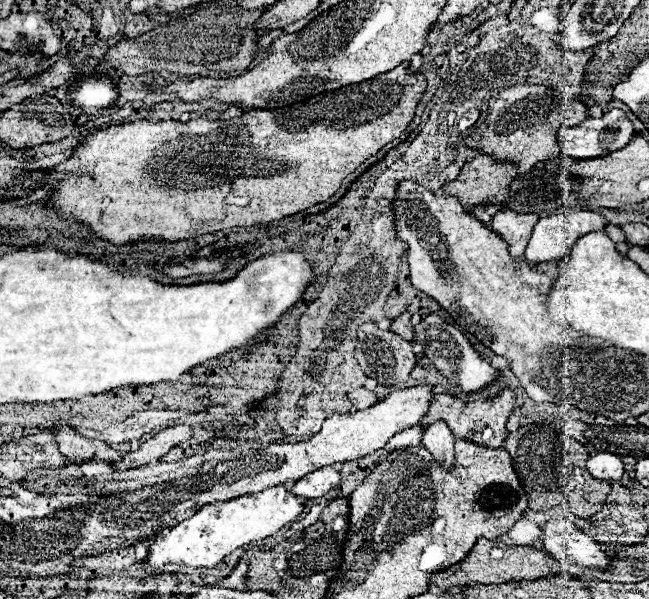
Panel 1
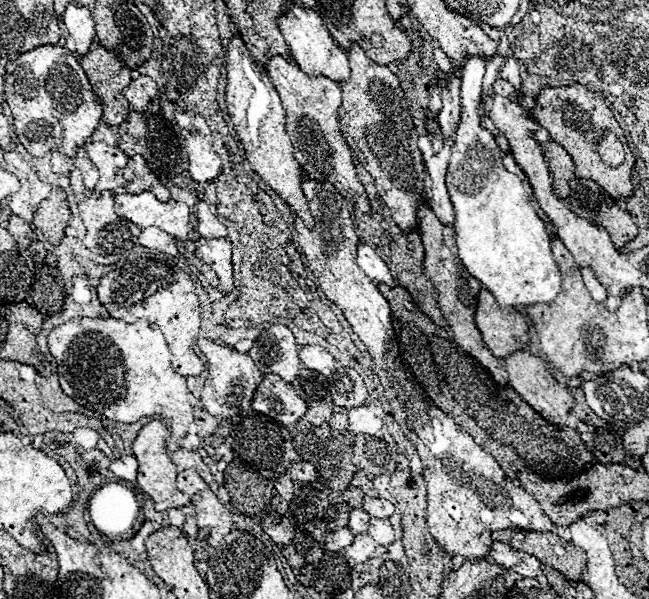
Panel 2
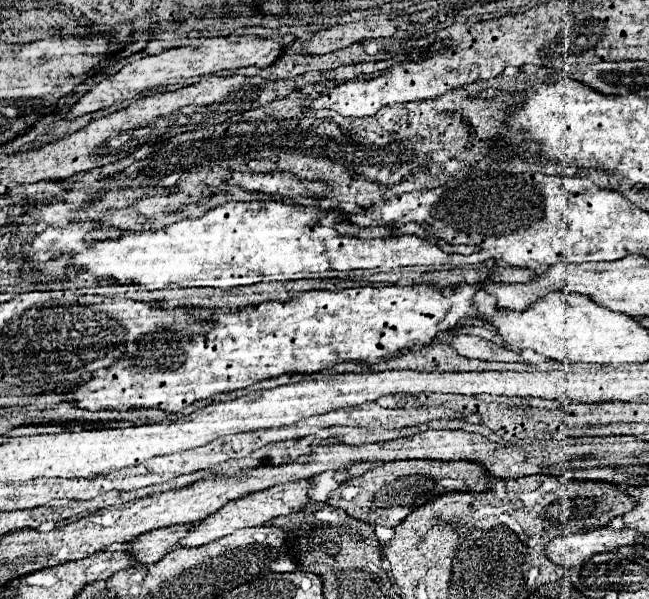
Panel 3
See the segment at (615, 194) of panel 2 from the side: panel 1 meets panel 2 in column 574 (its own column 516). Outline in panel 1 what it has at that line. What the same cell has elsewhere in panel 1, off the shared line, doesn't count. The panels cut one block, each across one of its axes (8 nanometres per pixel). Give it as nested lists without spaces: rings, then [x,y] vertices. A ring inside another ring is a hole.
[[[518,84],[500,90],[490,98],[488,110],[480,116],[480,124],[486,124],[486,136],[492,140],[488,144],[488,152],[492,150],[492,158],[498,162],[514,162],[518,166],[518,174],[524,174],[536,162],[546,162],[550,158],[558,158],[560,148],[556,144],[556,132],[562,124],[576,126],[588,116],[586,104],[564,98],[560,92],[534,84]]]

